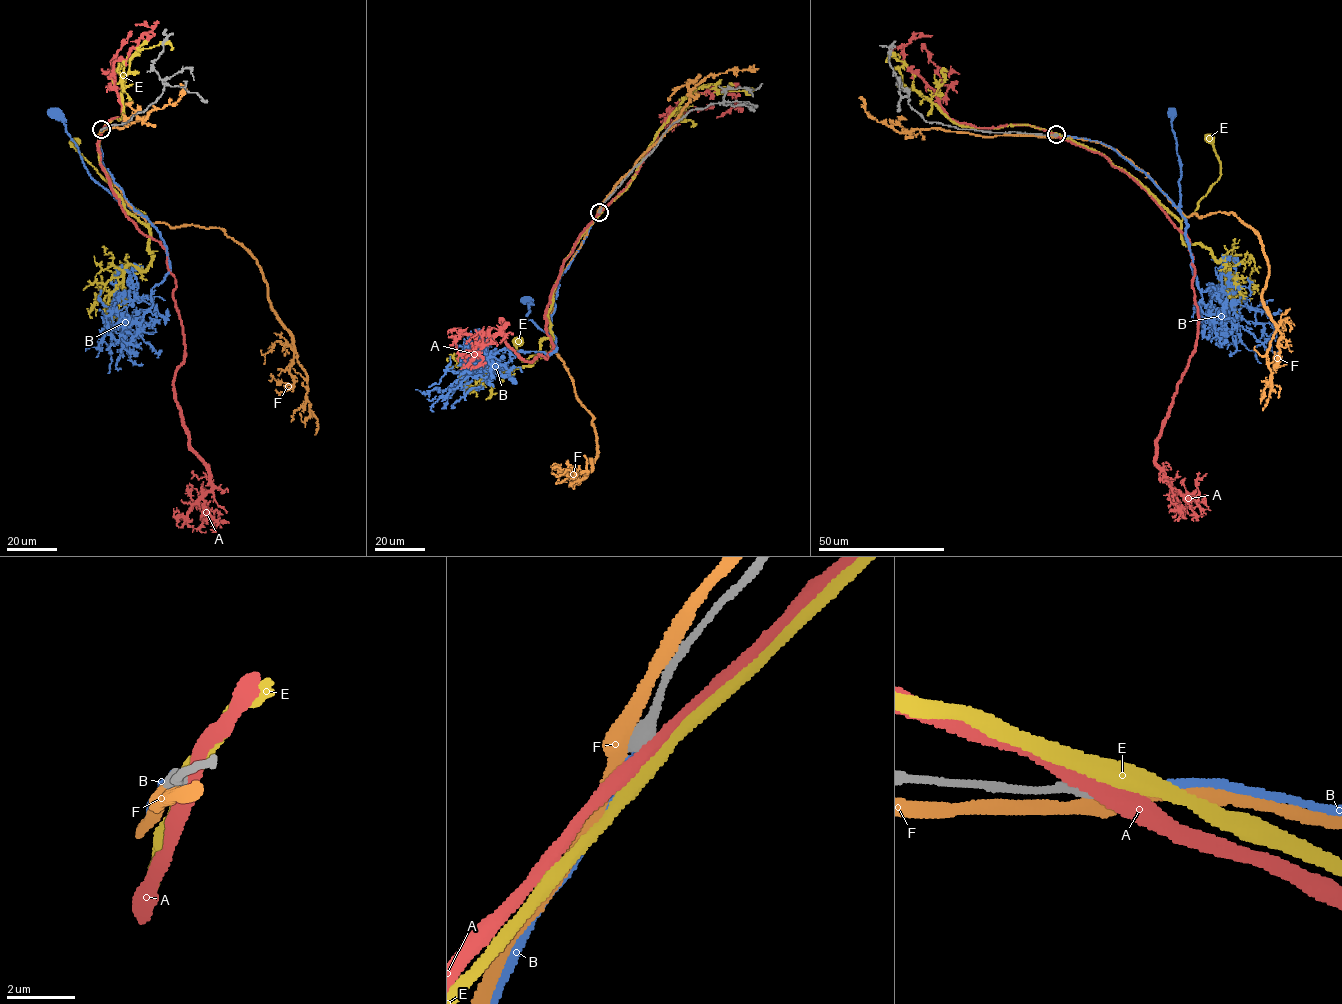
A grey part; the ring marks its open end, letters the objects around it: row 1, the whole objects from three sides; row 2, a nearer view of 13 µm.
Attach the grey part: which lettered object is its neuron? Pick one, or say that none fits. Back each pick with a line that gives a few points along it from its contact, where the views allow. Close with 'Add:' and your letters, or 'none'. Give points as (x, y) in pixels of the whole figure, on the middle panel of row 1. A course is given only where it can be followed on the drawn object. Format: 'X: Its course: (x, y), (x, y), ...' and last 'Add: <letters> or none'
B: Its course: (599, 212), (561, 276), (553, 302), (551, 333), (545, 333), (527, 319), (530, 304), (527, 300)
Add: B

